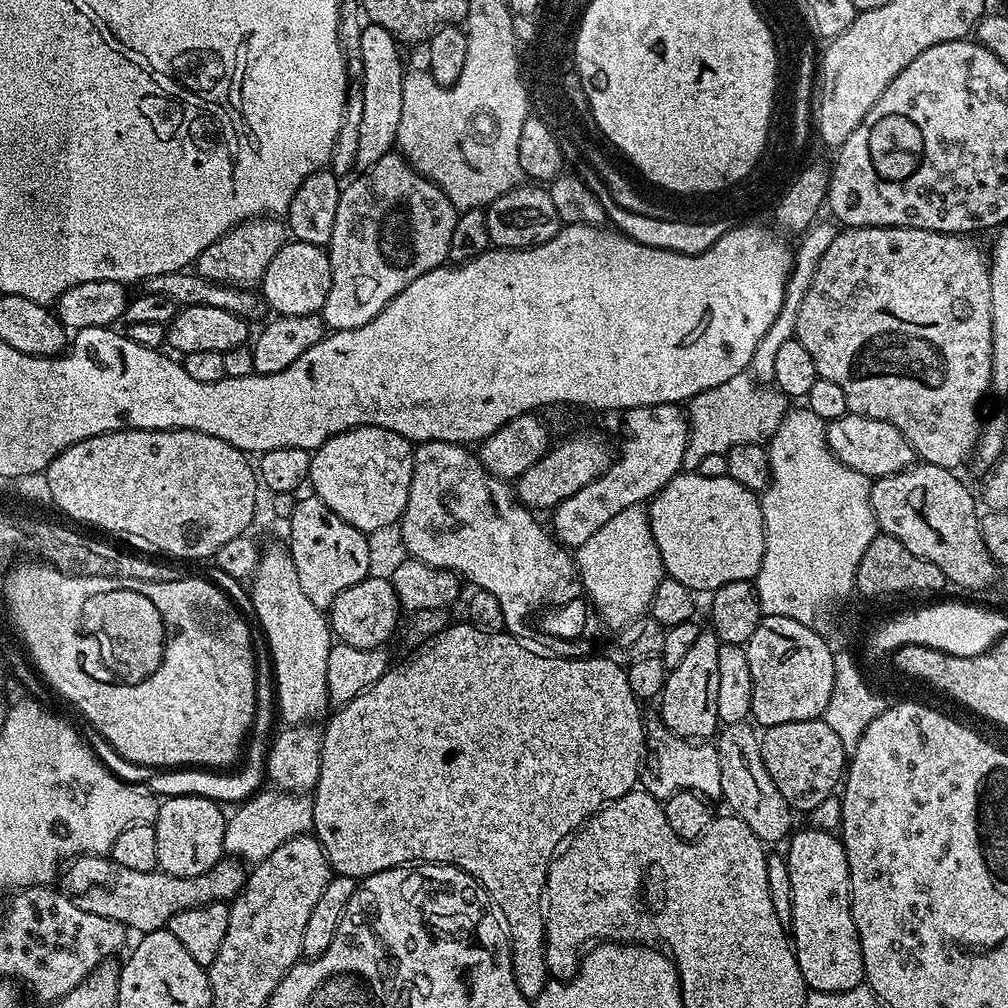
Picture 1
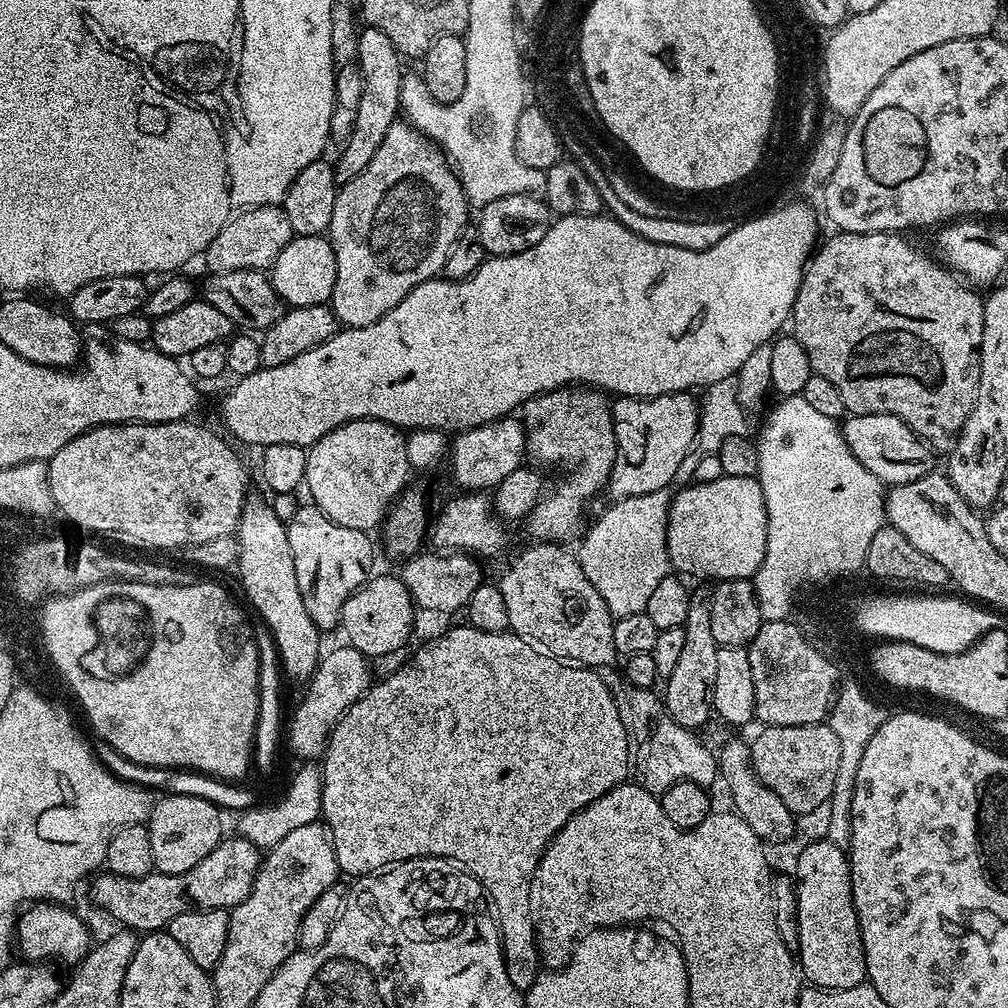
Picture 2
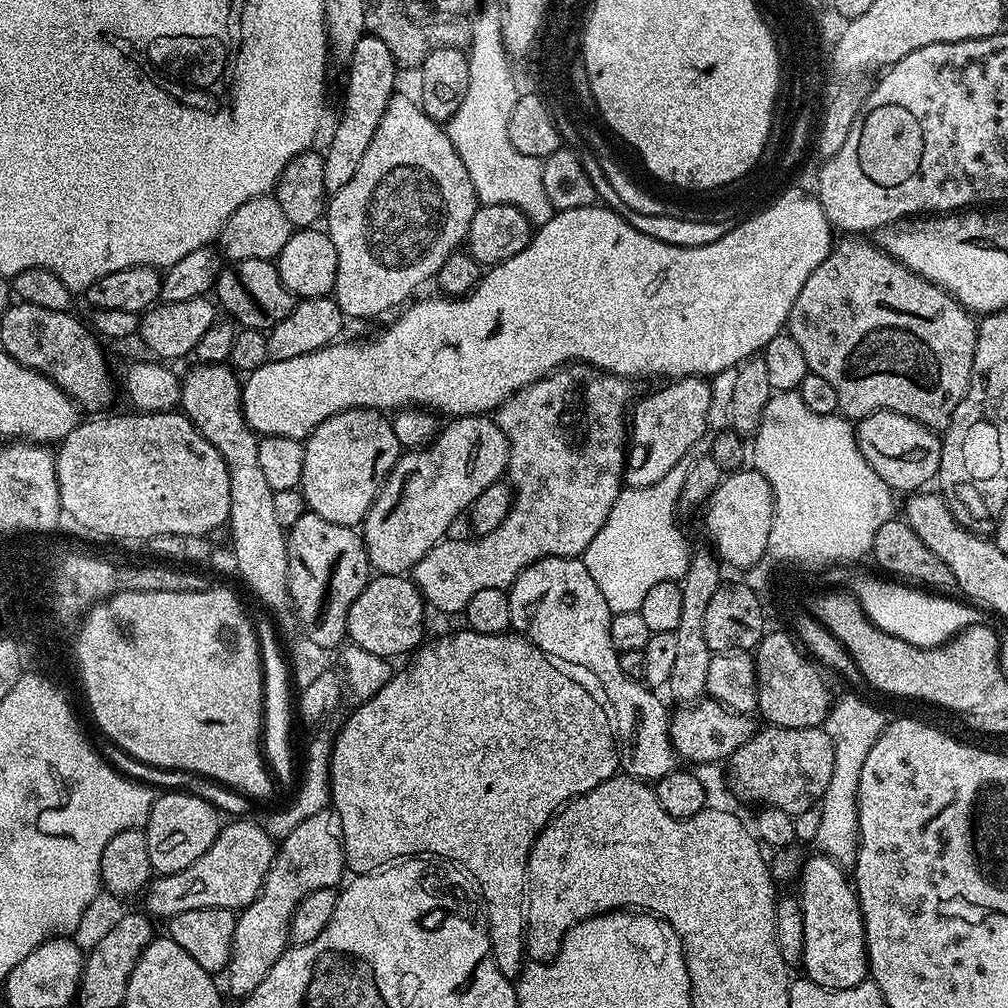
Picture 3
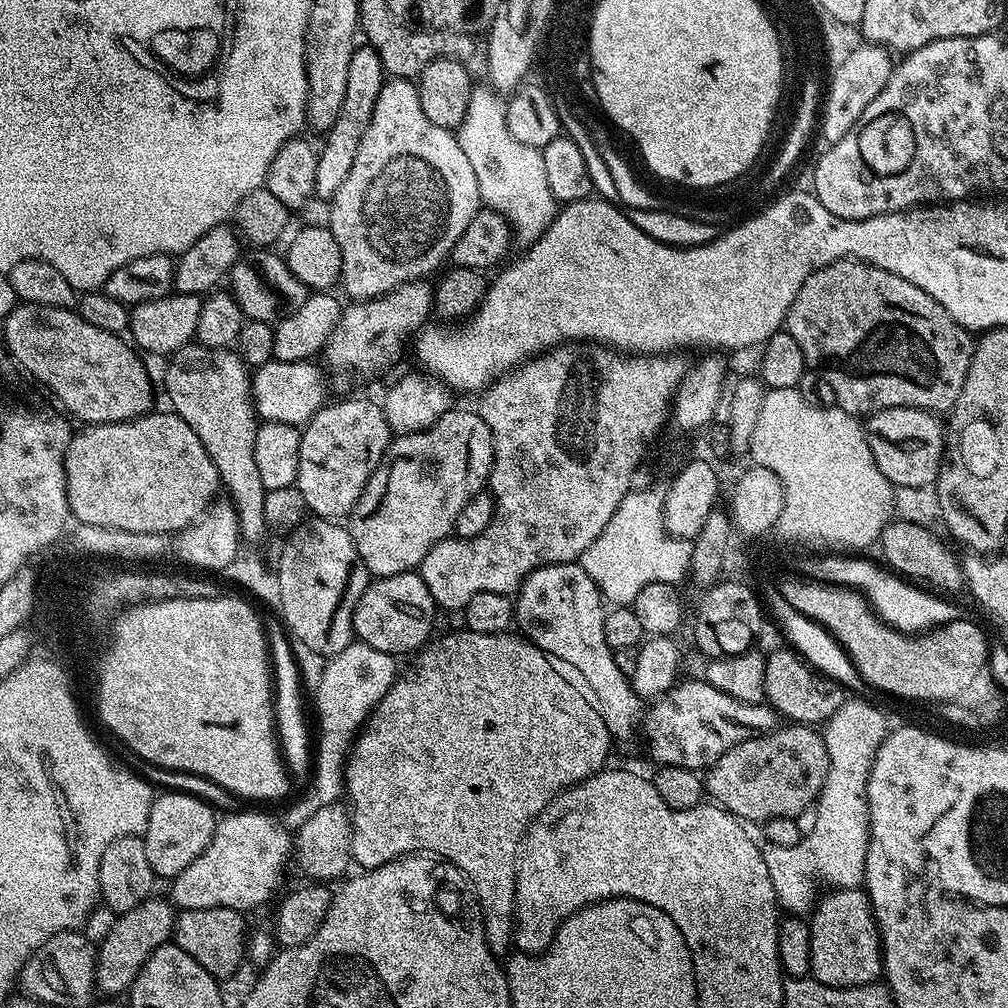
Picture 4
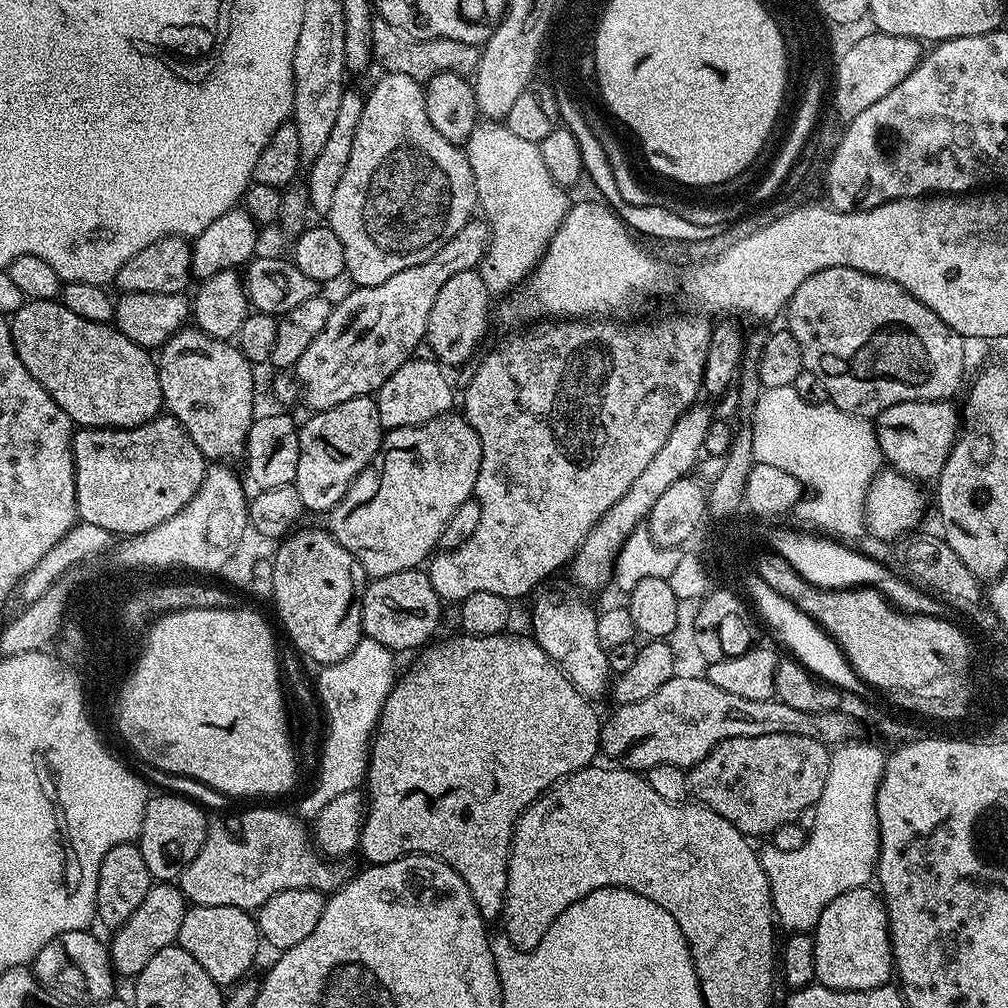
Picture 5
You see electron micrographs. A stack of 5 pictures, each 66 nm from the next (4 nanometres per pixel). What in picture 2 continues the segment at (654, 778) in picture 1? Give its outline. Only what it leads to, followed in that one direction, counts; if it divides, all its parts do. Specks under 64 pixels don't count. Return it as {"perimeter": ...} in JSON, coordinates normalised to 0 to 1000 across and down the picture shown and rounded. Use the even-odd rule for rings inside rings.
{"perimeter":[[[612,682],[609,687],[611,703],[615,705],[623,729],[625,758],[633,777],[648,788],[660,786],[678,774],[705,783],[706,777],[712,774],[711,747],[707,744],[705,746],[692,734],[689,725],[674,719],[662,706],[658,693],[648,684],[618,682]]]}

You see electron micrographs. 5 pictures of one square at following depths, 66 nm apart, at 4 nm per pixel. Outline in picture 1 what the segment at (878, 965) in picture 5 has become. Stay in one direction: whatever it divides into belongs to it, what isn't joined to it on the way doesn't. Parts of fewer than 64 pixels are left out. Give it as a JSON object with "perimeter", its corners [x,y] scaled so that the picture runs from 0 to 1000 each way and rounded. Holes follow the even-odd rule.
{"perimeter":[[[790,823],[780,837],[786,884],[784,932],[798,975],[807,984],[847,982],[858,975],[853,928],[845,910],[841,852],[836,832],[826,825]]]}

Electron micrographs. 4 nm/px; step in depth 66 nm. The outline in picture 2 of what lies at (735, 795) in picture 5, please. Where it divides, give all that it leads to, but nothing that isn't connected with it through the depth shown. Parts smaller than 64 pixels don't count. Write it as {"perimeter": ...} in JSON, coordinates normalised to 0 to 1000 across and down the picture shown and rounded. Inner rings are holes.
{"perimeter":[[[819,717],[801,718],[800,720],[768,720],[759,721],[758,726],[750,730],[750,735],[745,735],[746,762],[752,772],[772,790],[776,796],[796,812],[801,806],[810,806],[818,801],[825,793],[827,784],[827,772],[831,772],[831,755],[833,745],[831,731],[828,730],[825,721]]]}

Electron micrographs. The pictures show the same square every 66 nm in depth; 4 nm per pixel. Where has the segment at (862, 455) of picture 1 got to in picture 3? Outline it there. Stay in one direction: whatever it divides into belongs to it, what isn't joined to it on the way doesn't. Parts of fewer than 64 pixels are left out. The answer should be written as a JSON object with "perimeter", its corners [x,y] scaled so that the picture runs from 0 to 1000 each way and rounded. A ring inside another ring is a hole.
{"perimeter":[[[868,409],[848,422],[849,438],[867,470],[890,489],[905,490],[930,475],[934,434],[915,419],[890,409]]]}

